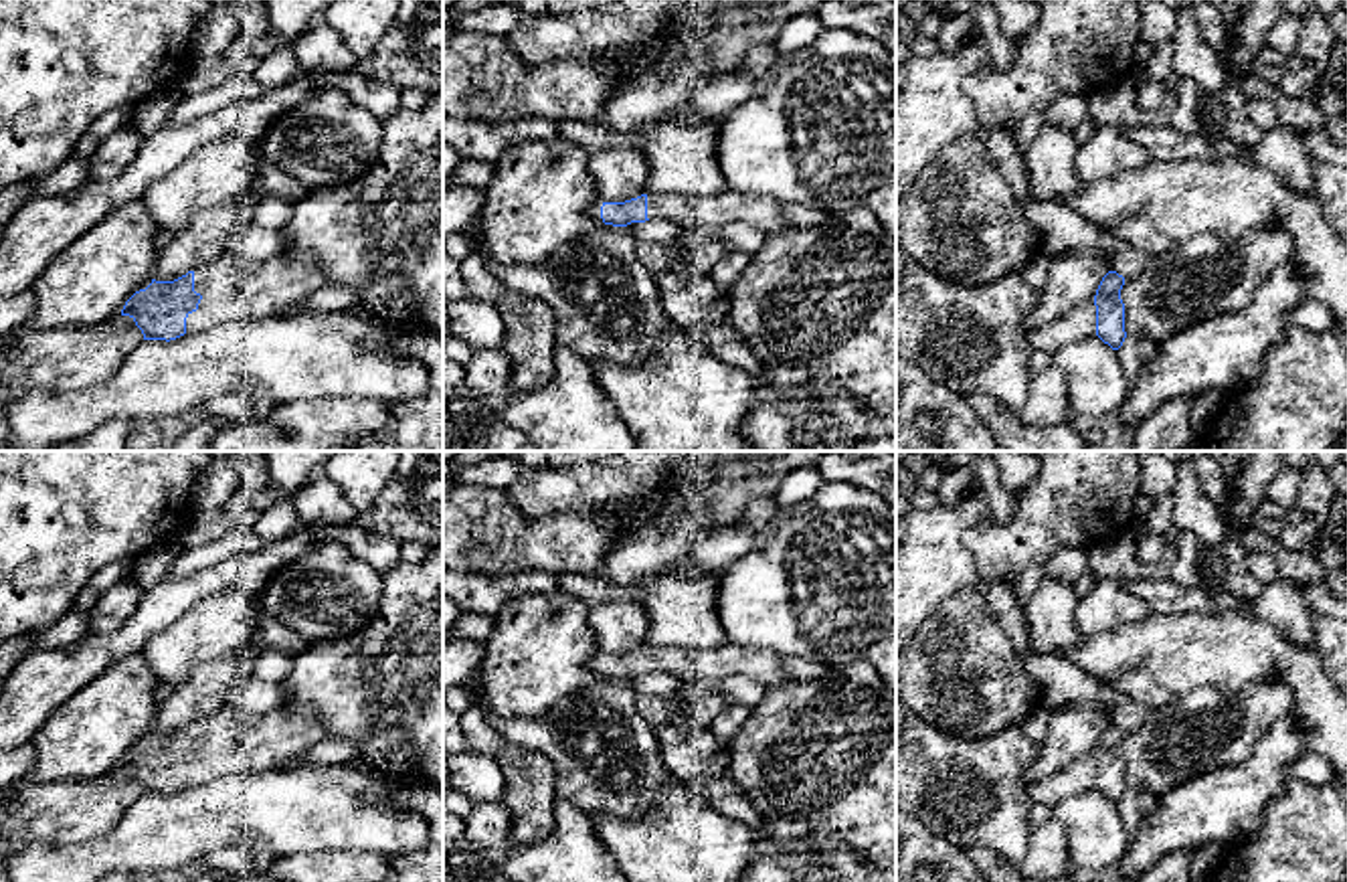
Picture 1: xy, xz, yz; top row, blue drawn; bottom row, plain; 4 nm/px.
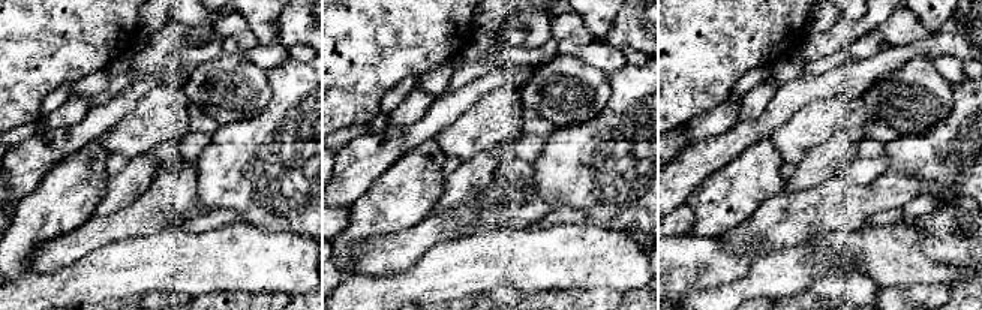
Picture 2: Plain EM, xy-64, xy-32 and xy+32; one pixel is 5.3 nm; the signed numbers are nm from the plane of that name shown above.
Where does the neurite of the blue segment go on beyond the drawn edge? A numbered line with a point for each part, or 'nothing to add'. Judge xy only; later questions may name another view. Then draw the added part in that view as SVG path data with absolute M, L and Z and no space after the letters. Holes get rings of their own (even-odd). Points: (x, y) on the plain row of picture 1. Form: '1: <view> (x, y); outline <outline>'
1: xy (233, 741); outline M227 702L214 714L194 722L194 744L202 748L198 763L186 771L186 787L227 777L281 769L283 763L324 738L324 728L316 724L320 714L305 704L293 704L289 710L275 710L267 716L245 712Z

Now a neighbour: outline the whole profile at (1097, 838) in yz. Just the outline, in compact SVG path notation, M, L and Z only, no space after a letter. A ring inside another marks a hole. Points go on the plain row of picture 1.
M1098 789L1060 801L1054 817L1068 837L1068 862L1080 872L1118 868L1129 854L1131 835L1118 807Z

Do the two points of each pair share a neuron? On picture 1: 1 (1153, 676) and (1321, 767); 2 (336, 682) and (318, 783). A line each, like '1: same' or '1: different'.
1: different
2: different

